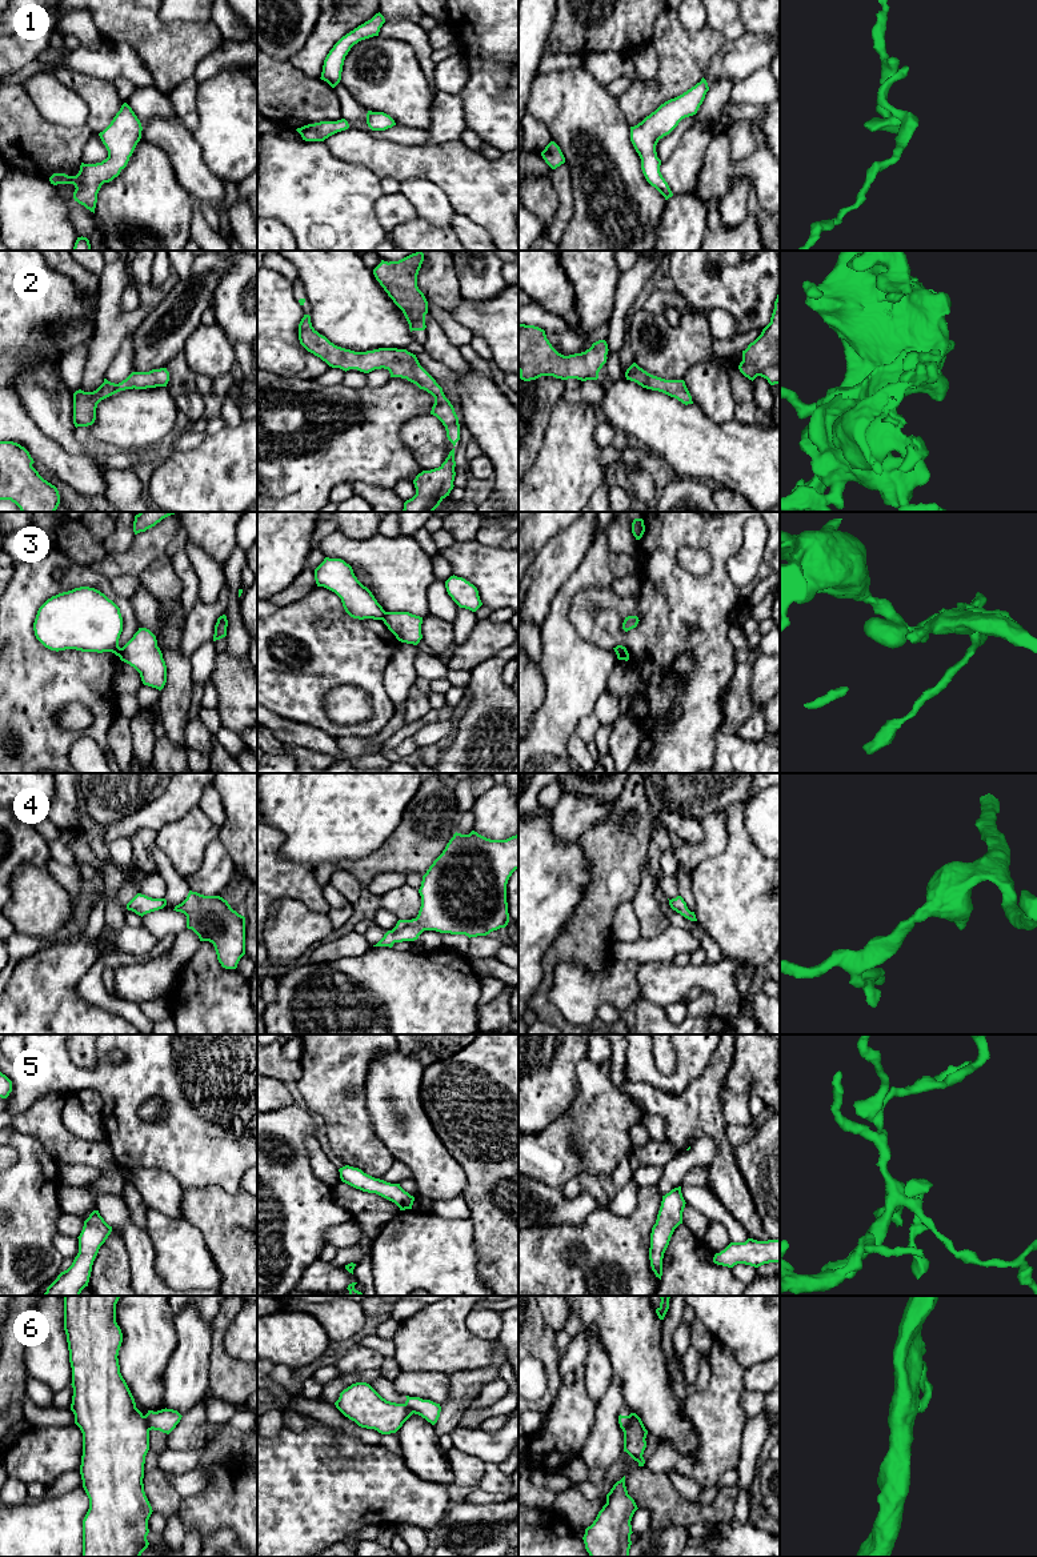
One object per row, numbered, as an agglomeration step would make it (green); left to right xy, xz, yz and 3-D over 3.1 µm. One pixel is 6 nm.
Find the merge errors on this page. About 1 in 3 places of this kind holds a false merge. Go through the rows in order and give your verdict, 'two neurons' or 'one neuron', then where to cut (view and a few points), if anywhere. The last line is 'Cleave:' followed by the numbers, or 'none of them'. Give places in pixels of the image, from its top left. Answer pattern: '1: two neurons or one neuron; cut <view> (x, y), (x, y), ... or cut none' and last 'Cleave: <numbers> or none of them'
1: two neurons; cut xz (373, 112), (377, 129)
2: one neuron; cut none
3: two neurons; cut xy (121, 648), (119, 656)
4: one neuron; cut none
5: one neuron; cut none
6: two neurons; cut yz (631, 1415), (629, 1423), (623, 1429)
Cleave: 1, 3, 6

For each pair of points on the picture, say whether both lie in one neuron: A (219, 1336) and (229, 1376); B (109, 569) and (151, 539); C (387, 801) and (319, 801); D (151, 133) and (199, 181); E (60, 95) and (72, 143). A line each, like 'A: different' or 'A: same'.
A: same
B: same
C: same
D: same
E: different

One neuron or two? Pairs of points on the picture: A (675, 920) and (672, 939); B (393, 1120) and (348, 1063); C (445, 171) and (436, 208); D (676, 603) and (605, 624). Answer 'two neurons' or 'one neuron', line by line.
A: two neurons
B: two neurons
C: two neurons
D: one neuron

